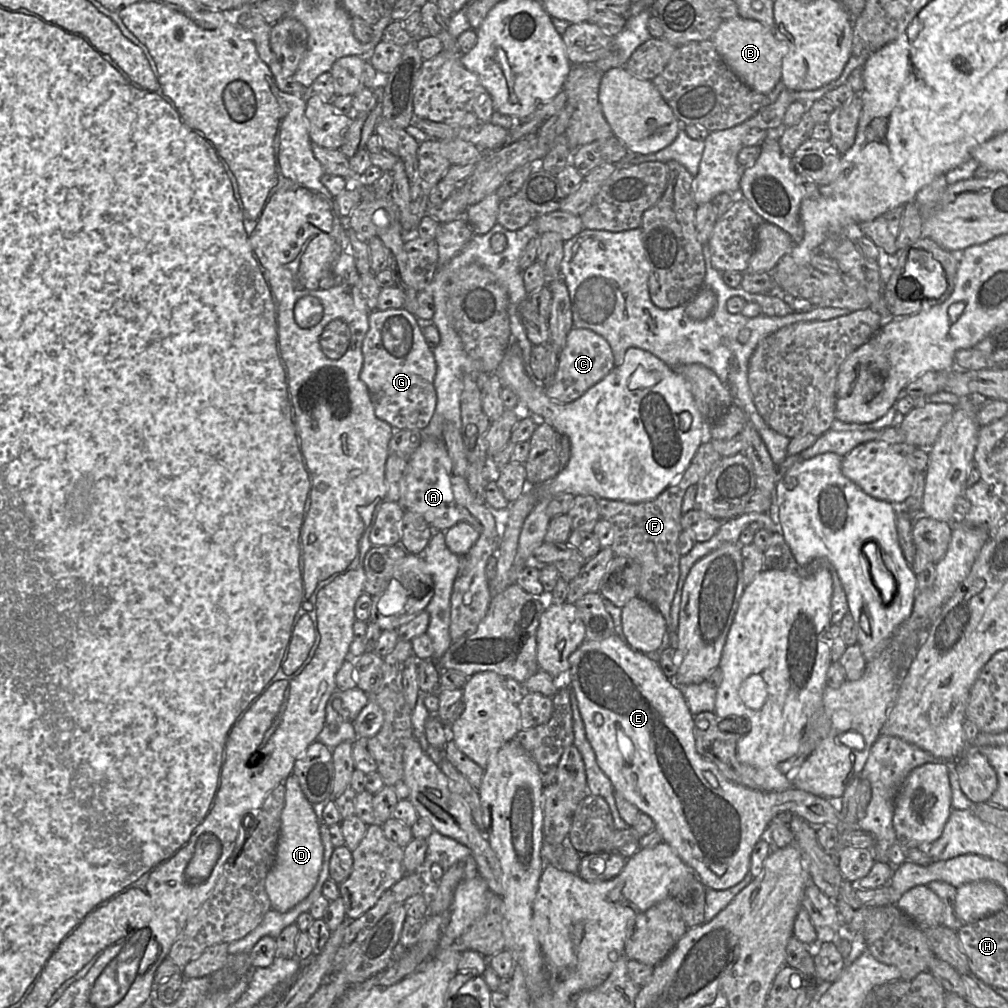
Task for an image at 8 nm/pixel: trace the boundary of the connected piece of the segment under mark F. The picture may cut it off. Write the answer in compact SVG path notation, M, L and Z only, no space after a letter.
M705 439L699 446L688 468L661 494L648 502L628 503L605 498L598 498L600 518L611 524L613 529L612 550L615 556L628 557L637 562L641 567L639 579L638 596L653 605L665 618L668 632L671 621L671 604L677 589L680 573L680 557L678 551L678 538L682 531L681 512L682 501L686 490L691 485L697 485L699 481L715 466L721 459L721 455L714 449L711 440Z

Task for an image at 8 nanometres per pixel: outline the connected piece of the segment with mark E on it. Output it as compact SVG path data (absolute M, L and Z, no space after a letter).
M613 634L602 640L585 640L569 656L569 664L567 685L568 688L572 688L575 693L579 712L584 723L586 737L595 752L598 766L611 781L614 791L621 794L624 799L636 806L640 812L652 818L654 821L654 828L660 833L662 841L671 846L675 853L692 869L706 888L712 888L714 890L728 889L739 883L749 873L750 857L753 848L761 838L766 837L768 825L779 812L790 811L793 815L802 817L809 824L816 827L821 825L840 826L839 814L829 799L815 796L796 788L790 788L782 792L754 790L727 779L714 763L706 760L696 751L693 730L694 715L689 710L686 699L677 685L664 675L658 662L651 660L645 653L632 649L620 636Z

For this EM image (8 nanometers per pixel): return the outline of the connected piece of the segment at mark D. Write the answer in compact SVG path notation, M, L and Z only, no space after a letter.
M290 774L284 784L285 804L276 857L265 879L271 909L280 913L289 911L308 896L318 881L323 863L323 843L313 804L303 794L296 776Z

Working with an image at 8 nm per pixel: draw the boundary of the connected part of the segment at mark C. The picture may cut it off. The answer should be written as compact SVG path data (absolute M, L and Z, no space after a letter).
M573 327L567 335L565 347L558 354L558 368L552 383L543 385L545 394L555 402L572 403L614 367L613 352L605 338L592 330Z

